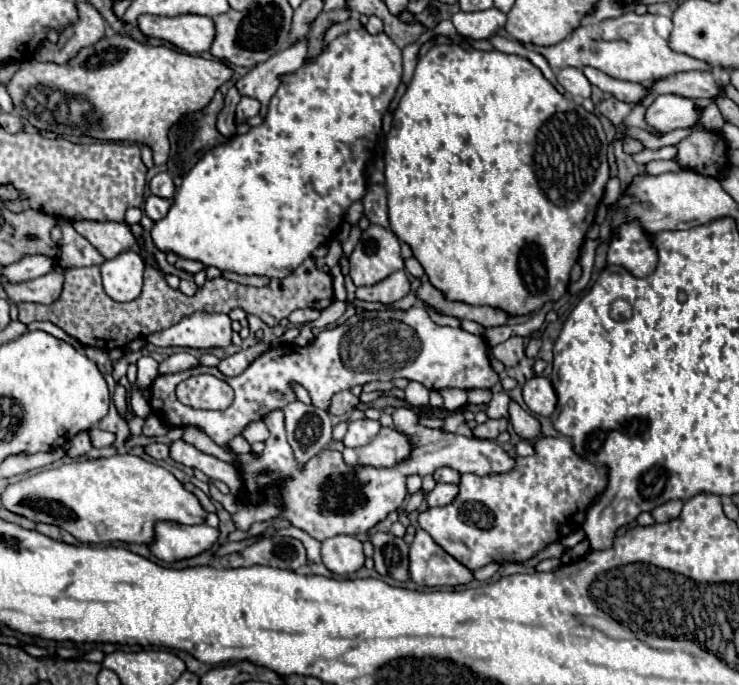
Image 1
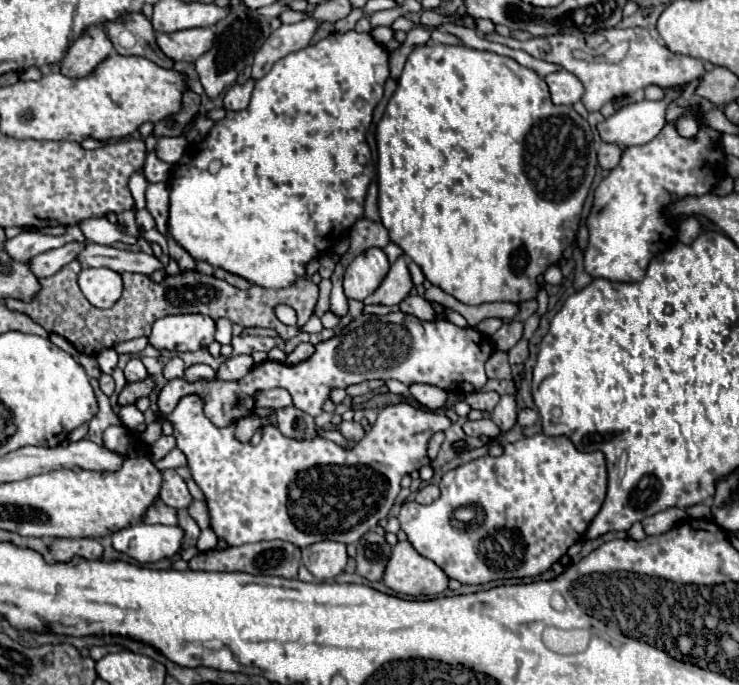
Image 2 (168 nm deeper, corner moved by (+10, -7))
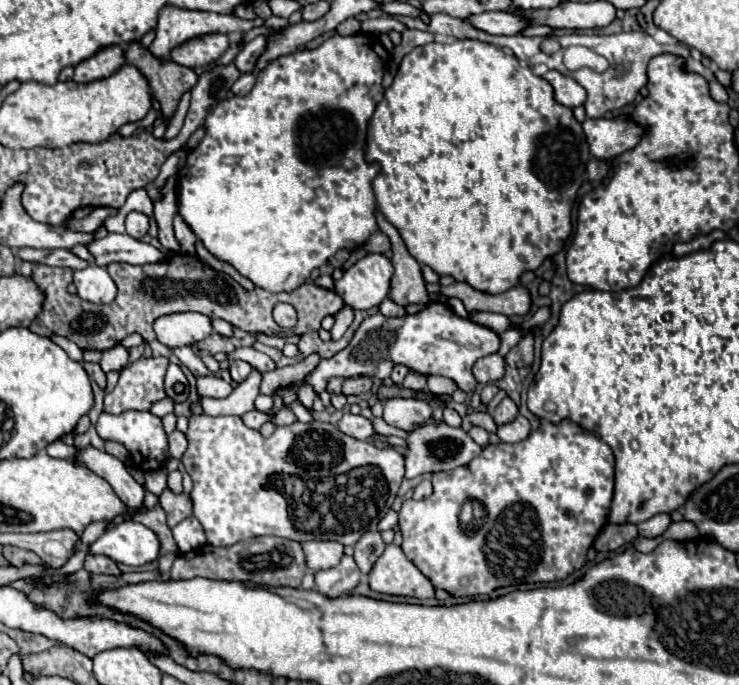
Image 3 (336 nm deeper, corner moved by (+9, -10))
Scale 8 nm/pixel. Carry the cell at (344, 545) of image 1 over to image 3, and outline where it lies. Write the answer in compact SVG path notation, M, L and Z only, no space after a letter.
M303 542L303 550L307 556L307 566L315 572L333 568L343 558L343 544L339 542Z

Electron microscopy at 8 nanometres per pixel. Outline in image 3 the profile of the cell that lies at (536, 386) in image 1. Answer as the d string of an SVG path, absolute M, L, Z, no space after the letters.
M517 414L513 422L503 424L503 426L499 426L499 428L497 428L497 436L499 436L499 440L501 440L501 442L515 444L515 442L525 440L525 438L529 436L529 430L531 430L531 428L529 428L529 420L527 420L525 416Z

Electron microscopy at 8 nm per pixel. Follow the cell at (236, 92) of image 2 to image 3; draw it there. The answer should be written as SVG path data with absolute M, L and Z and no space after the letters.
M253 72L241 74L241 76L235 80L231 92L237 94L237 96L247 96L247 92L251 92L253 86L255 86L255 74L253 74Z

